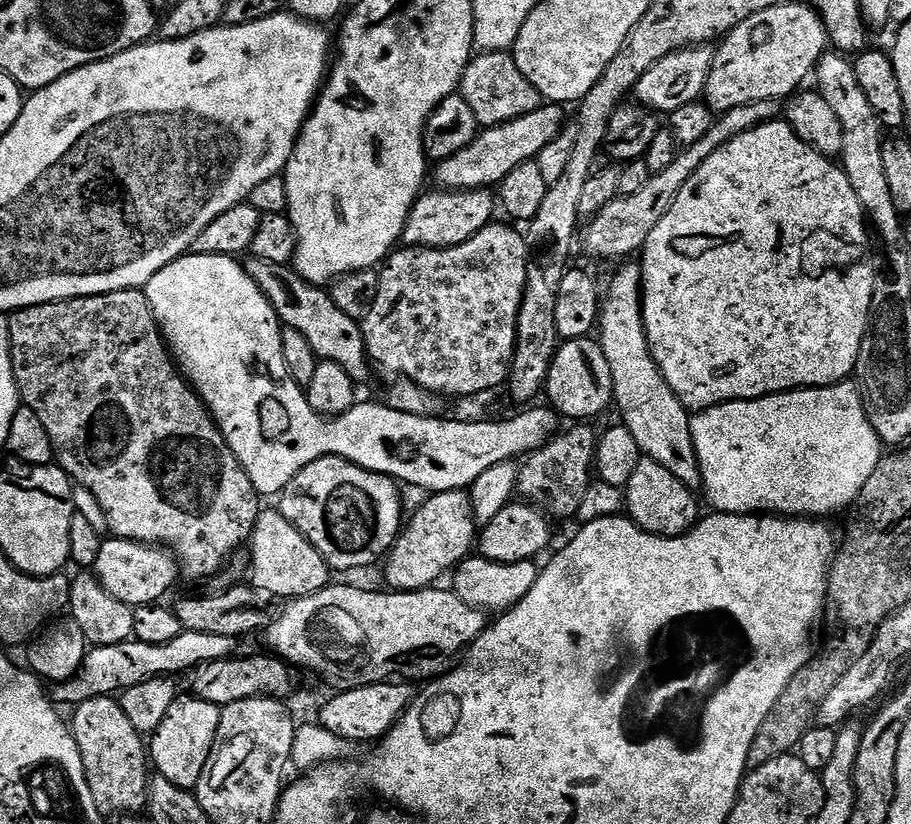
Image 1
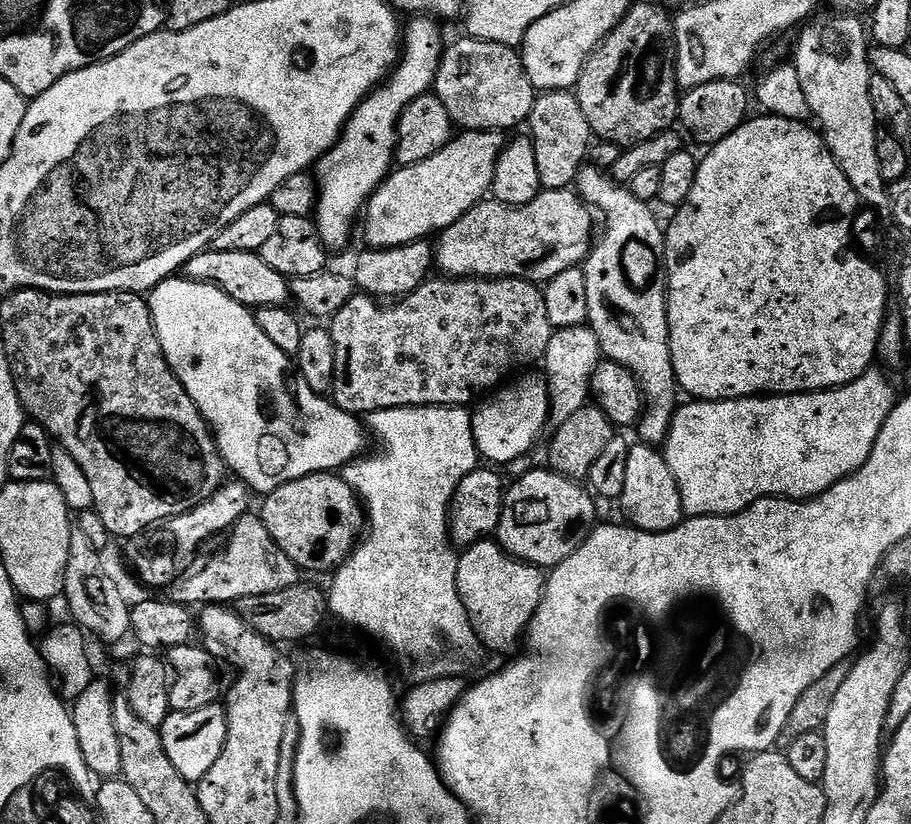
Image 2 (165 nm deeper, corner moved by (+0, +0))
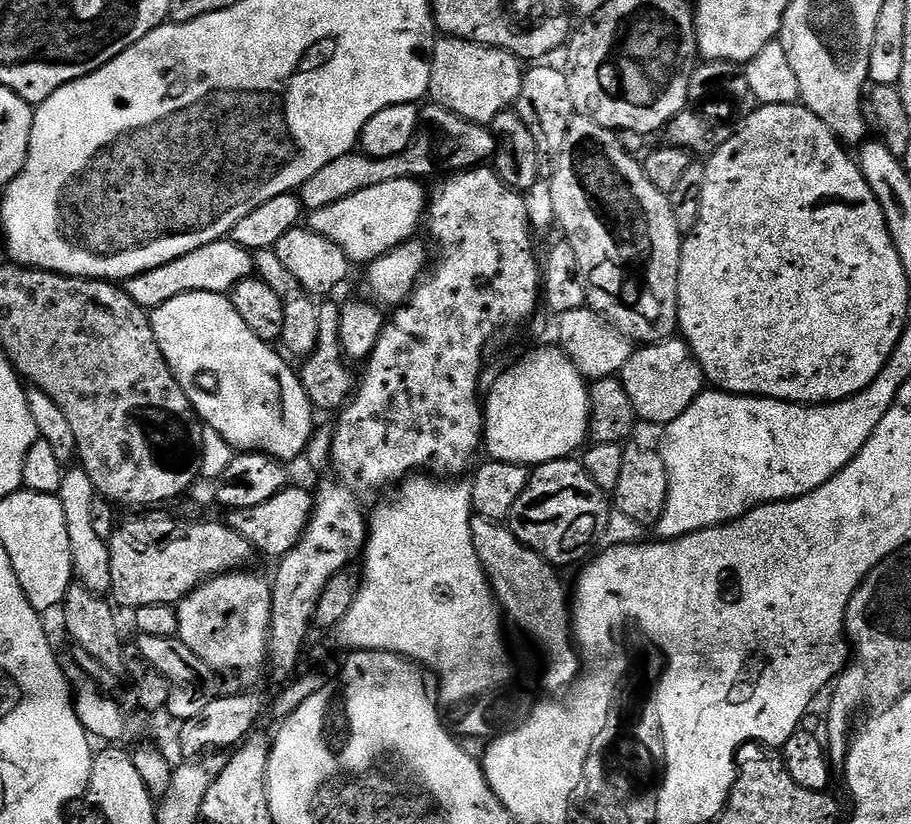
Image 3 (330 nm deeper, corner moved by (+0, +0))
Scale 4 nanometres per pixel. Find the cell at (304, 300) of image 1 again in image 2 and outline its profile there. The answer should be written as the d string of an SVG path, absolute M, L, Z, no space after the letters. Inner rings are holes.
M199 252L188 260L186 276L190 280L200 280L203 284L217 284L230 298L253 310L279 308L287 305L290 300L288 277L278 274L278 270L271 266L266 266L266 262L262 262L262 258L254 252Z

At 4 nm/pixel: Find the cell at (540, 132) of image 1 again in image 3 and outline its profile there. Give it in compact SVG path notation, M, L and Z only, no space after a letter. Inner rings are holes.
M395 180L370 186L370 190L358 190L358 194L350 194L350 198L342 198L342 202L334 202L334 206L322 206L322 210L311 213L306 220L307 227L322 234L322 238L330 238L330 242L338 245L353 265L367 266L372 261L385 256L392 248L408 243L417 235L416 227L419 224L421 227L430 203L429 193L427 191L424 193L424 186L419 180Z

